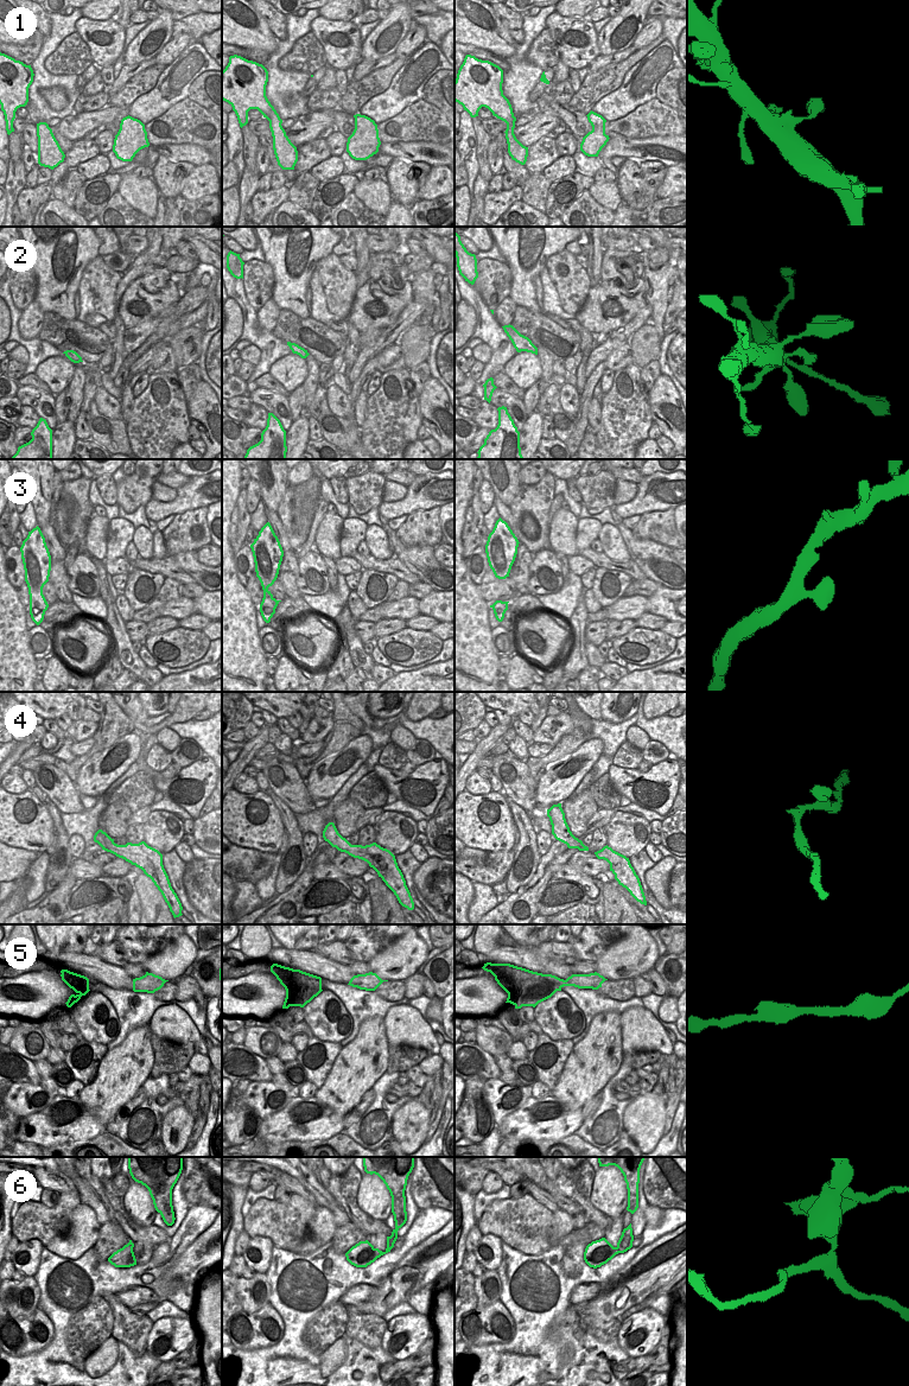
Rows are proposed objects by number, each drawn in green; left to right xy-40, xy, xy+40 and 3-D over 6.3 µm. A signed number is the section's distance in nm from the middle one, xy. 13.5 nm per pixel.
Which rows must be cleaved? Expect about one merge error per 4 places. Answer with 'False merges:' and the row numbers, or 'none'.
False merges: 5, 6

